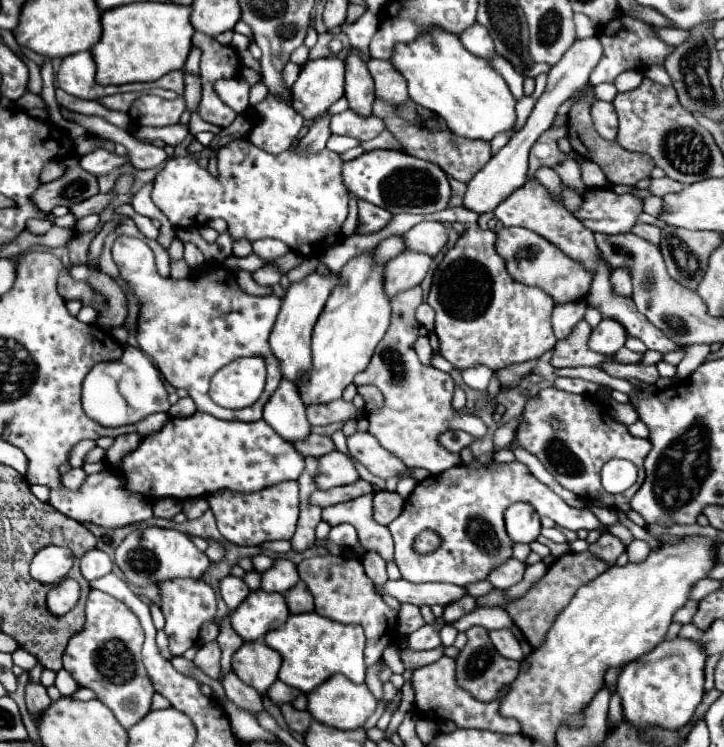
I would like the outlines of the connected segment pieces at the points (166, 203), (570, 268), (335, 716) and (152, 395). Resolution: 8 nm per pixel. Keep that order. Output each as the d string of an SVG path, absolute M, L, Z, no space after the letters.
M234 139L232 143L222 146L217 153L217 171L218 179L214 179L206 169L198 167L196 163L196 157L194 155L186 155L186 157L172 157L166 161L166 165L170 167L164 167L156 179L154 179L154 193L152 193L152 201L154 205L170 219L170 223L174 227L186 227L186 229L198 229L202 227L208 219L214 219L214 217L220 217L228 223L228 231L232 235L232 239L248 239L248 241L256 241L256 239L264 239L264 237L272 237L272 239L280 239L282 243L286 243L292 251L300 251L298 255L302 257L314 257L314 243L316 243L316 257L324 253L324 249L328 245L334 245L338 239L340 239L340 229L342 229L342 223L346 221L348 217L348 191L342 183L342 161L340 161L340 155L324 149L324 153L318 153L316 157L300 157L300 153L296 151L284 151L280 155L272 155L272 153L264 153L262 149L256 149L256 145L252 145L248 139Z
M504 227L496 233L496 253L504 259L506 271L512 279L540 287L544 289L556 303L570 303L578 299L586 299L590 285L592 285L592 273L586 271L583 266L564 255L560 249L556 249L554 243L546 241L538 233L532 233L524 227Z
M332 675L328 681L324 681L324 685L318 685L306 697L308 697L306 711L316 721L340 730L354 730L362 727L364 721L376 711L376 705L378 705L378 701L374 699L374 695L366 687L366 683L356 685L356 683L348 681L348 677L342 677L342 675Z
M124 345L124 355L118 363L116 365L102 363L98 365L98 369L92 369L84 379L82 405L86 415L104 427L120 427L120 425L140 421L150 413L160 413L160 411L168 413L170 409L168 393L164 389L162 377L154 367L154 363L140 349L130 345Z

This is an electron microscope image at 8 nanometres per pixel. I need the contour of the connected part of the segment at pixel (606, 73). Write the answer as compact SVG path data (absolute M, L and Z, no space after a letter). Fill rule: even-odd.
M622 11L616 13L614 19L610 19L604 27L600 27L598 31L598 37L600 37L600 43L604 47L604 53L602 53L602 59L600 63L594 67L592 75L590 75L590 83L592 85L600 85L600 83L612 83L622 71L628 71L628 69L648 69L652 65L664 65L666 57L674 51L672 45L666 45L656 33L654 33L654 27L640 21L640 19L634 19L634 17L626 17L626 29L622 25Z

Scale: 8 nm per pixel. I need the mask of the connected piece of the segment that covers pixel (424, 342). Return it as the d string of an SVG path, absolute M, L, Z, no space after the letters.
M420 337L420 339L416 341L416 353L418 353L418 357L420 357L420 361L422 361L424 365L430 365L430 359L432 359L432 347L430 347L428 337Z

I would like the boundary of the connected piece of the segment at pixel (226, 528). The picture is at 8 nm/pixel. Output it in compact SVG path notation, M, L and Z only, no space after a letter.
M282 481L256 493L218 491L208 498L221 535L236 545L262 545L266 541L290 539L298 515L298 483Z

